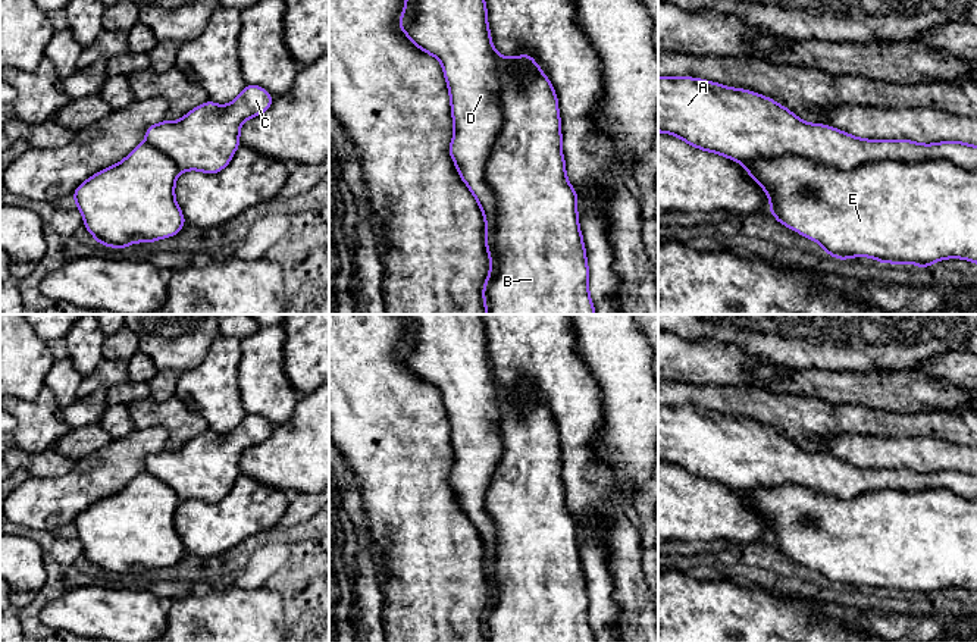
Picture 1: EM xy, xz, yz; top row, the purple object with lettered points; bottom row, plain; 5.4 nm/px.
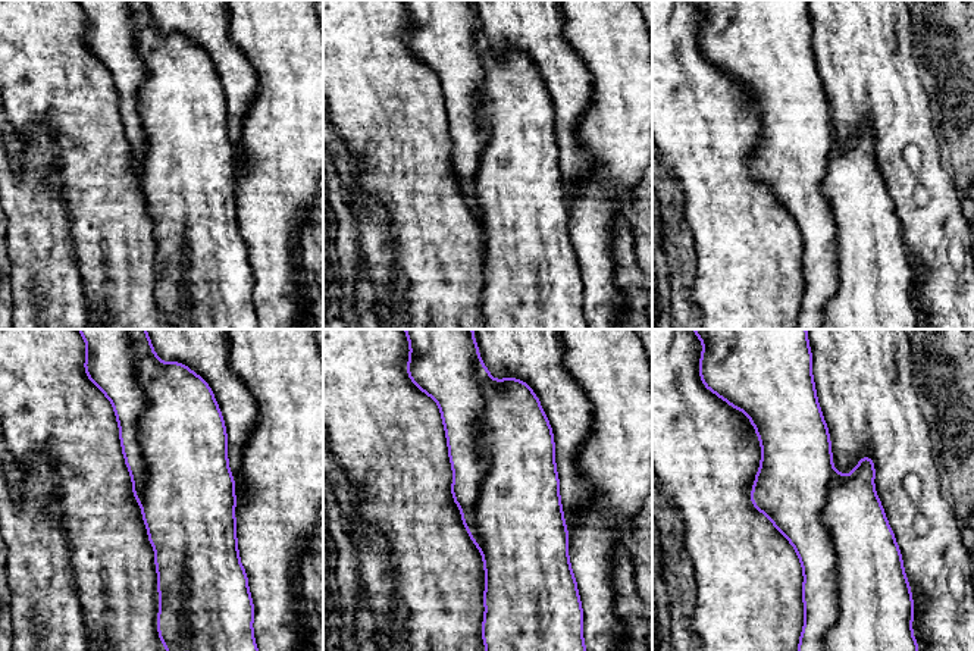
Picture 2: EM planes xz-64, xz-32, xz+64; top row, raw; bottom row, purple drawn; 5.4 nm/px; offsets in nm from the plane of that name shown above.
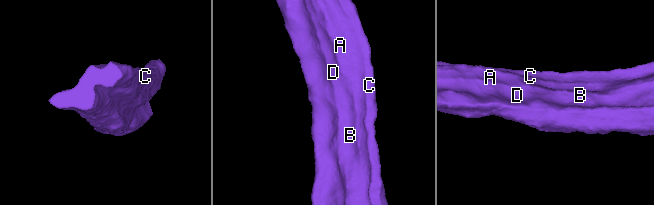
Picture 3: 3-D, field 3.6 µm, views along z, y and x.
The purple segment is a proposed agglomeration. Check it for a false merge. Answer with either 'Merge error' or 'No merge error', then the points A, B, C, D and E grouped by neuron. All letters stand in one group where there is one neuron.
Merge error. Groups: A B C / D E

